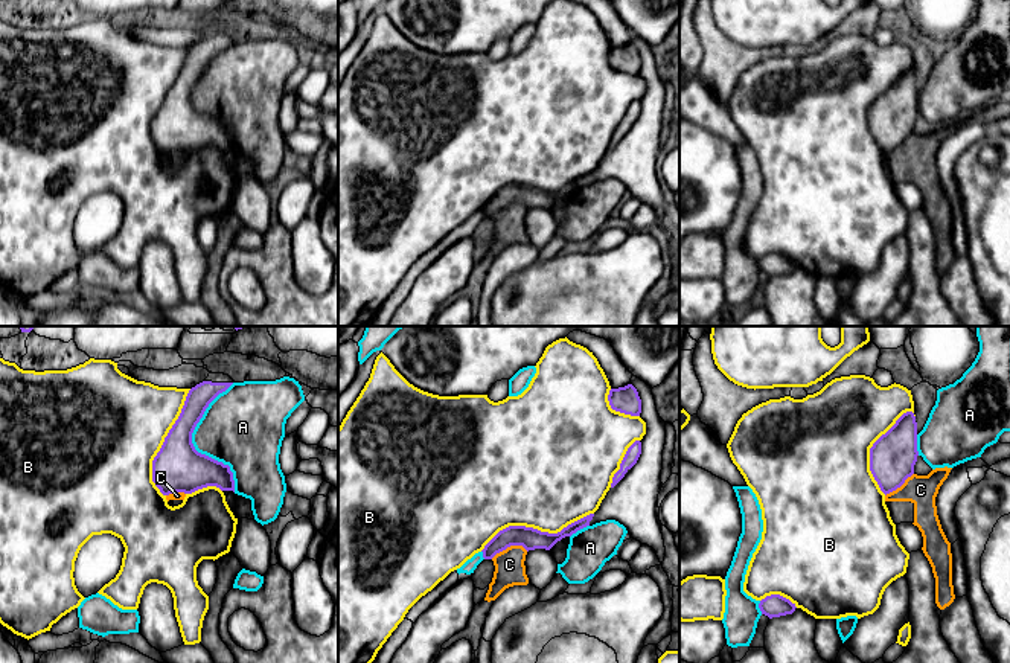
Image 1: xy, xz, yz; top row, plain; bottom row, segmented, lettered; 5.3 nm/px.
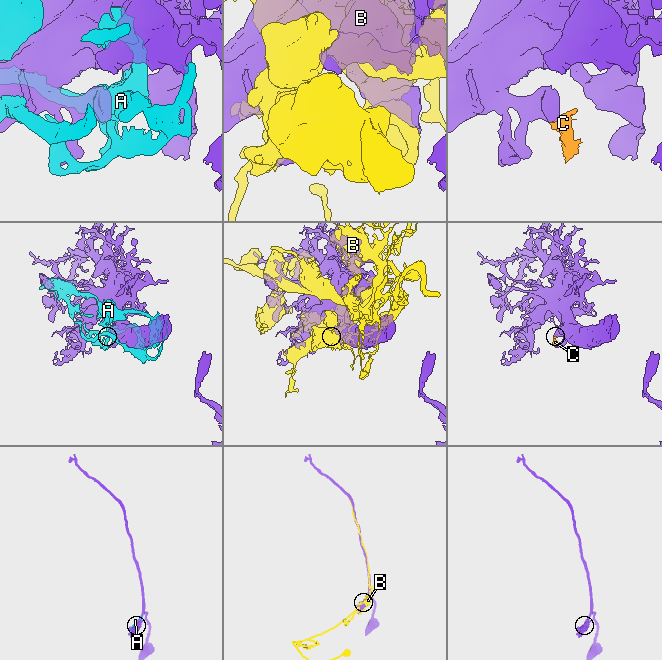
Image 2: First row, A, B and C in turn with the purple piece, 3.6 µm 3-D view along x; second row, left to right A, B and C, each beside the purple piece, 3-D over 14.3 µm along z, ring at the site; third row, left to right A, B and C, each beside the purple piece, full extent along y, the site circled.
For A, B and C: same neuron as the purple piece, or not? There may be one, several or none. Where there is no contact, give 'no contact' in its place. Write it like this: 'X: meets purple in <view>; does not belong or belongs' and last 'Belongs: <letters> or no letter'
A: meets purple in xy; does not belong
B: meets purple in xz; does not belong
C: meets purple in xz; does not belong
Belongs: no letter

